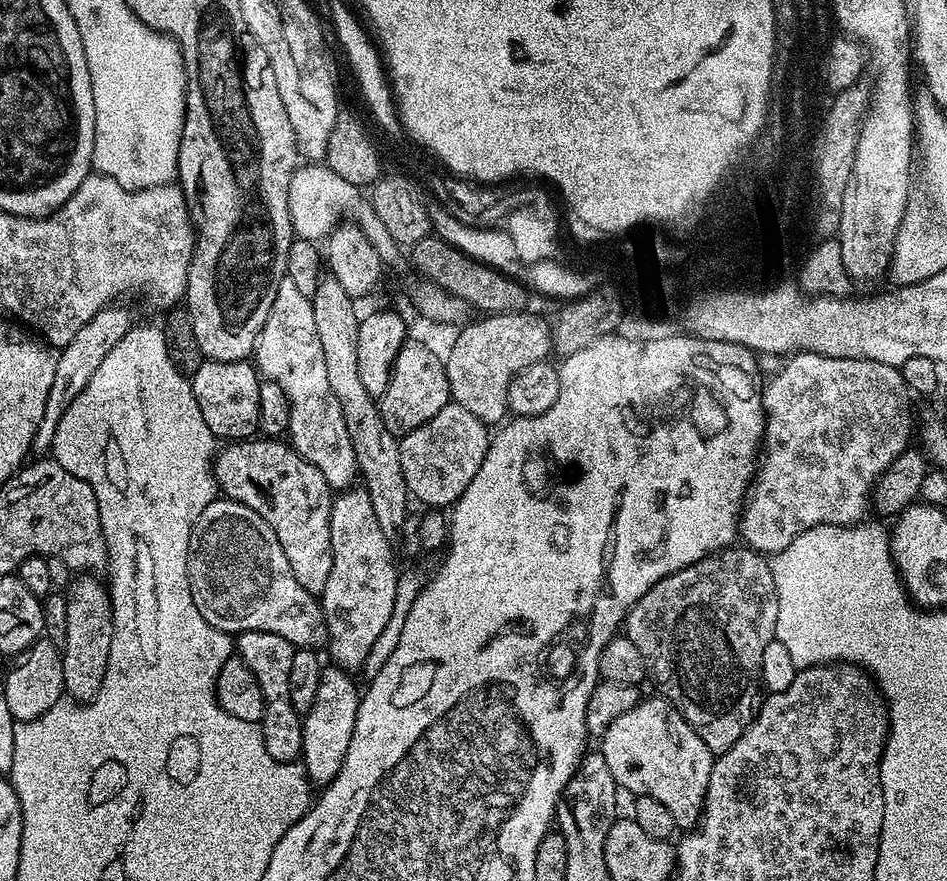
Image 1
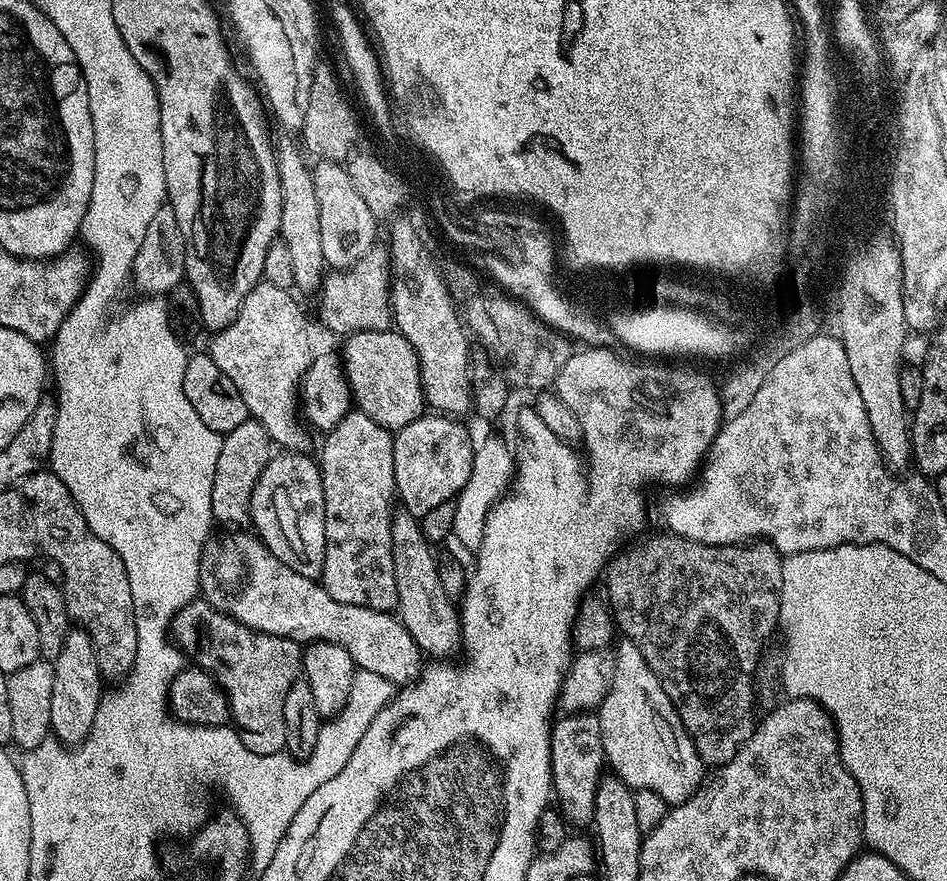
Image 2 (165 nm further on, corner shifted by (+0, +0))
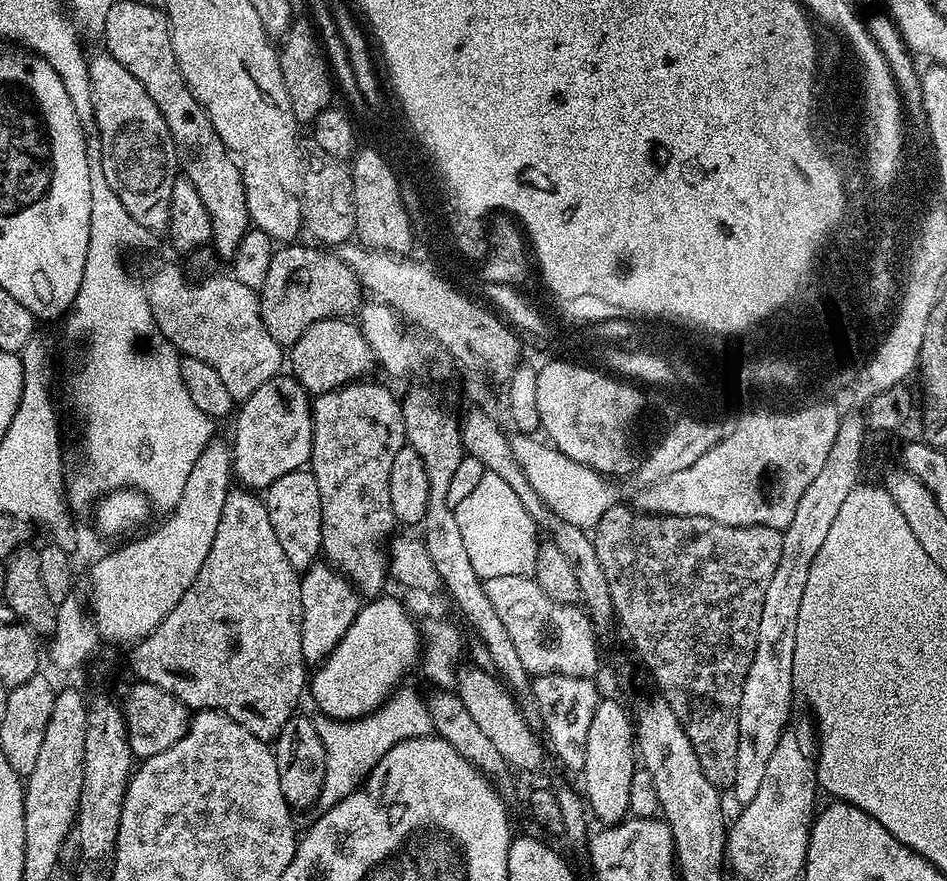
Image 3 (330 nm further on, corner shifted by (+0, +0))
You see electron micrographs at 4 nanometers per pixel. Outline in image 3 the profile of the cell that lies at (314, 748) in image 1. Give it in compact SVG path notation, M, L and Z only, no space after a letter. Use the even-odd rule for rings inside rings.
M317 562L301 575L302 590L302 658L305 665L319 666L324 659L342 642L350 622L360 613L362 597L355 586L333 565Z

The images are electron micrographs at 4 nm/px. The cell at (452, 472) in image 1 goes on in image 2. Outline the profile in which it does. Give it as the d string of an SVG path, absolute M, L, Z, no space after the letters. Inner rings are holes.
M425 414L419 416L410 426L400 429L395 433L392 445L394 446L394 482L396 495L402 505L403 511L411 516L421 518L430 514L430 510L448 501L453 501L457 494L466 486L466 478L470 478L472 465L473 437L468 437L468 432L463 428L459 419L443 414Z

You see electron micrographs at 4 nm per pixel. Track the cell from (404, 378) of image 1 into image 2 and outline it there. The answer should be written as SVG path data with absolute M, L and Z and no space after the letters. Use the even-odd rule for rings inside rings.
M395 330L354 332L343 341L343 344L342 361L345 378L348 380L355 407L362 414L366 414L366 418L374 418L374 422L378 422L378 426L395 434L400 429L410 426L410 422L414 422L419 416L425 415L426 405L418 354L414 354L414 346L410 346L410 342L406 342L406 338L401 332Z

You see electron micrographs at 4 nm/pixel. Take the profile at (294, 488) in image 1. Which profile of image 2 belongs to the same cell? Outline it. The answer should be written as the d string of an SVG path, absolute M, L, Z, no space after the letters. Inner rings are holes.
M291 450L273 455L272 461L266 466L266 470L262 470L254 486L254 494L250 498L250 524L255 535L267 546L268 552L278 558L278 562L286 562L286 566L290 566L294 574L302 574L306 578L319 581L326 558L326 518L320 466L310 457L311 455Z

